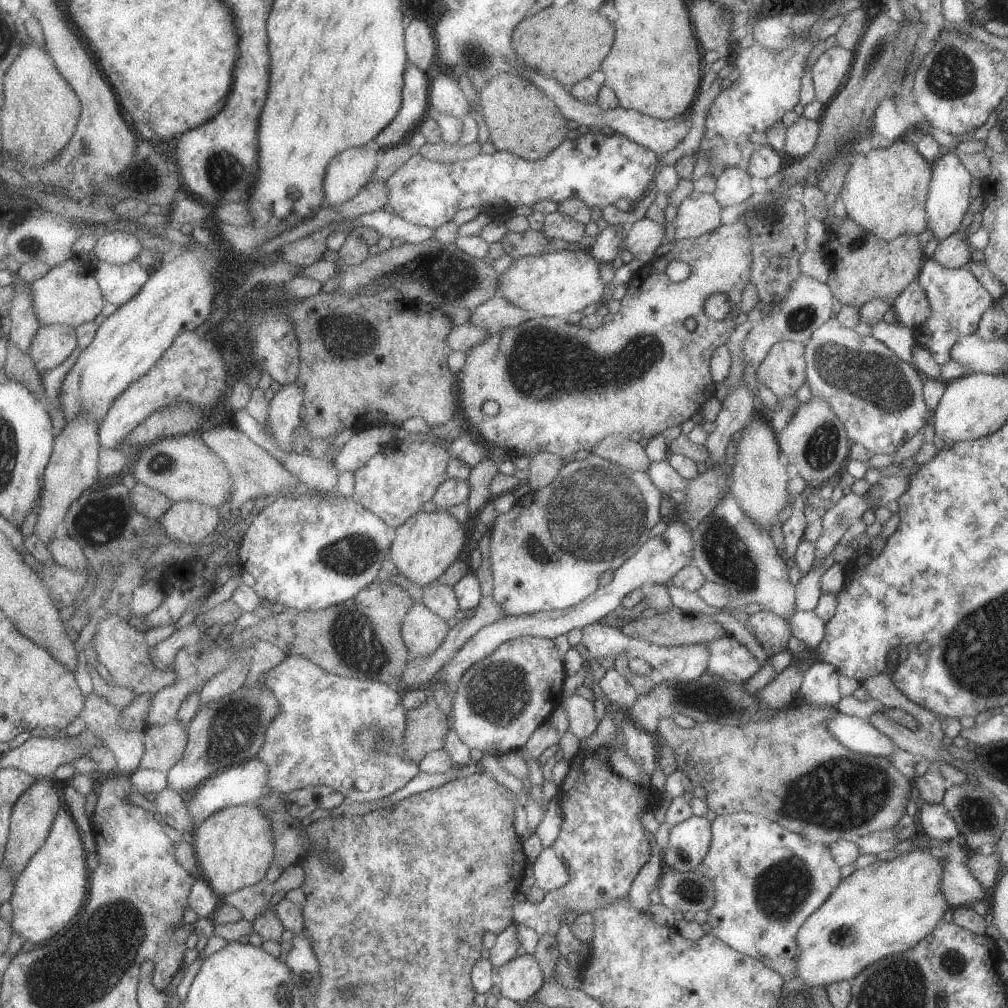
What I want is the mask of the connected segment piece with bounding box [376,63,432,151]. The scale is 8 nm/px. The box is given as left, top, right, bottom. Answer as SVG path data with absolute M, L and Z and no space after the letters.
M411 63L405 75L405 101L403 110L396 120L378 136L377 144L385 151L406 143L416 131L420 130L424 119L431 111L432 82L423 68Z

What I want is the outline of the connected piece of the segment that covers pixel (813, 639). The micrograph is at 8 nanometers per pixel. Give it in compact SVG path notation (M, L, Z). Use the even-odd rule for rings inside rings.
M797 610L789 620L789 628L791 636L808 645L811 652L816 651L825 635L825 622L814 611Z

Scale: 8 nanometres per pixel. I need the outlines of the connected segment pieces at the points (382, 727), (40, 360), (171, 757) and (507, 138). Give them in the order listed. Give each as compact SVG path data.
M302 655L289 656L265 676L268 688L283 704L283 712L268 728L267 743L258 756L272 772L272 790L276 795L328 785L352 801L380 801L408 786L423 771L421 764L408 756L409 710L403 693L393 685L340 676Z
M42 325L31 348L42 374L62 366L78 348L78 330L68 325Z
M179 718L165 725L151 725L147 733L147 753L142 769L160 769L169 773L187 754L191 732Z
M503 73L496 76L481 94L491 141L498 150L513 152L526 160L541 161L568 140L570 124L567 116L532 80Z

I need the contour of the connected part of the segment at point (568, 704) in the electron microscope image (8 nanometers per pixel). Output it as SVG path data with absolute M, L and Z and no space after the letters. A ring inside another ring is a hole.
M573 695L565 698L562 704L571 718L571 732L575 733L581 740L590 738L598 726L594 703L581 697Z

